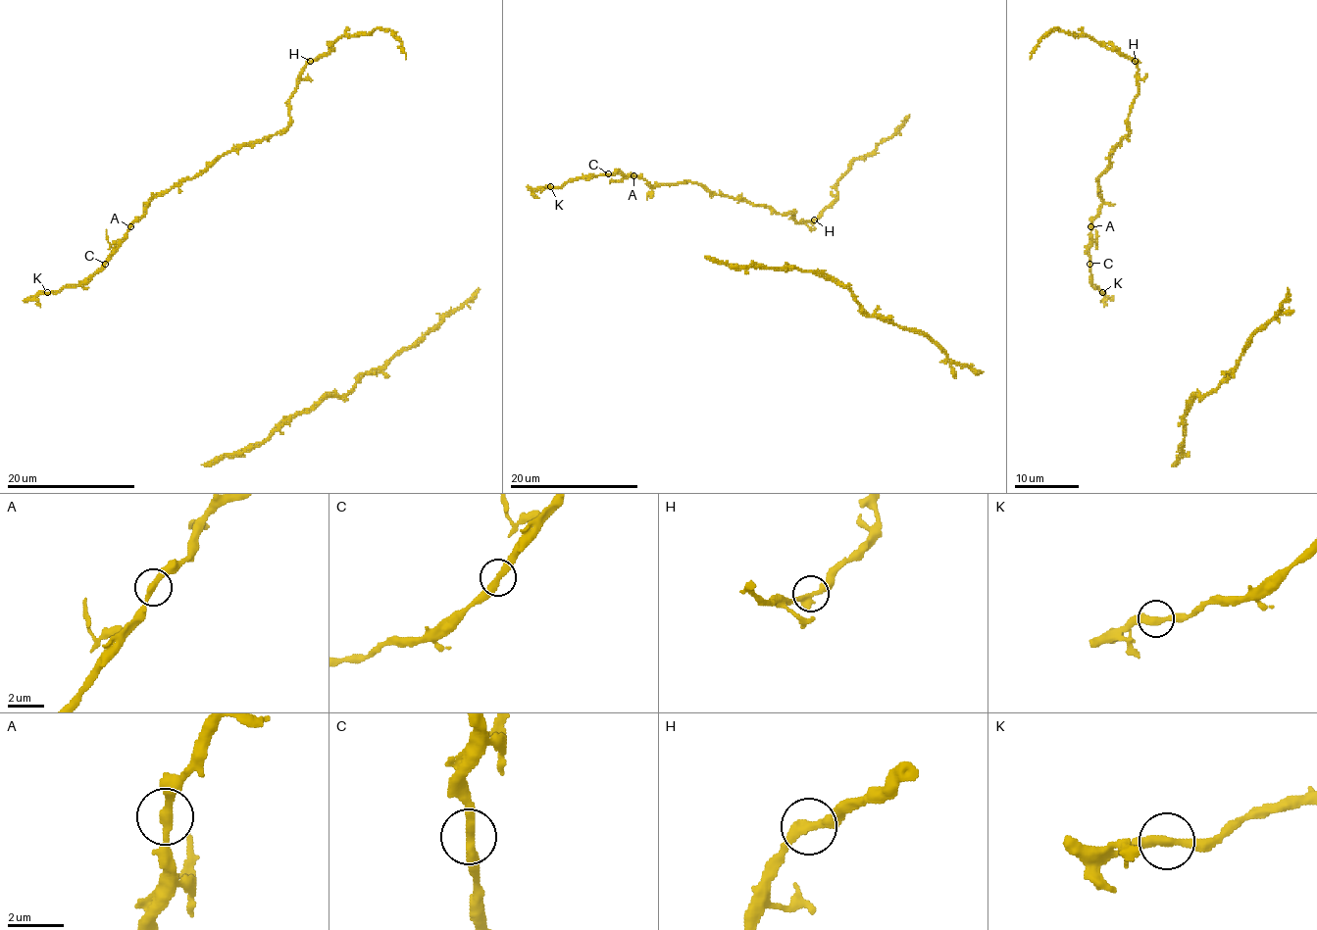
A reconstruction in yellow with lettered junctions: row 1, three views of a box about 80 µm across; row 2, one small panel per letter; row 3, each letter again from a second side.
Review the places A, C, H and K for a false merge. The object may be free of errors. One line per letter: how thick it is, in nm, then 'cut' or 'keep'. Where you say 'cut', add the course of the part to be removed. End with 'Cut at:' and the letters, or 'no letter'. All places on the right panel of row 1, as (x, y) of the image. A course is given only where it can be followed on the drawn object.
A: 320 nm | keep
C: 340 nm | keep
H: 360 nm | keep
K: 340 nm | keep
Cut at: no letter

